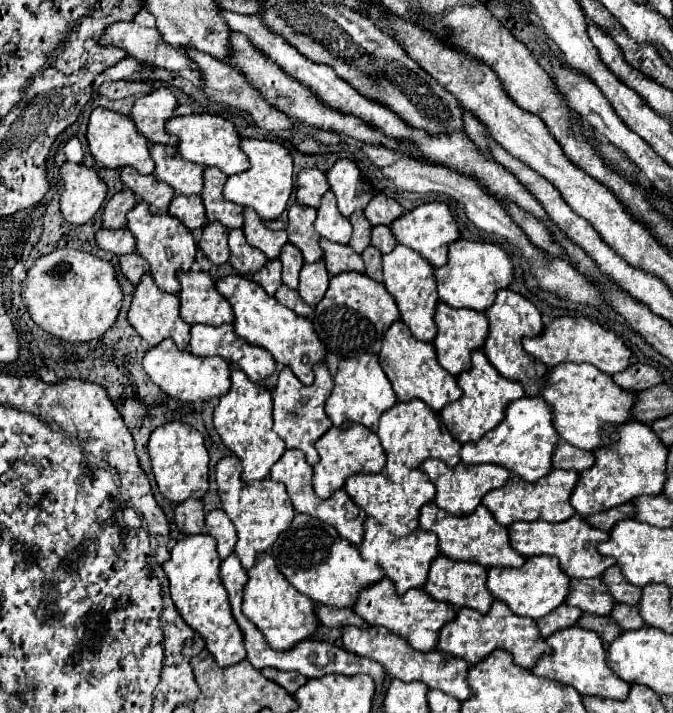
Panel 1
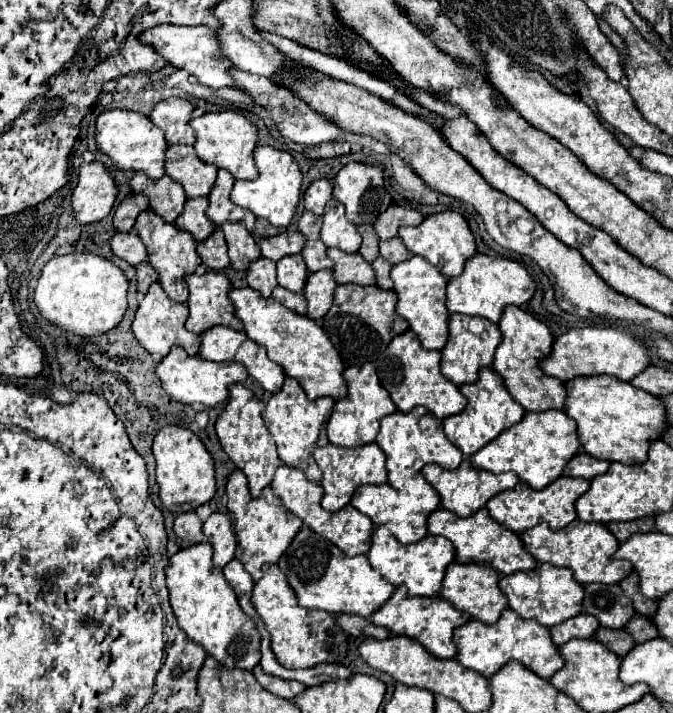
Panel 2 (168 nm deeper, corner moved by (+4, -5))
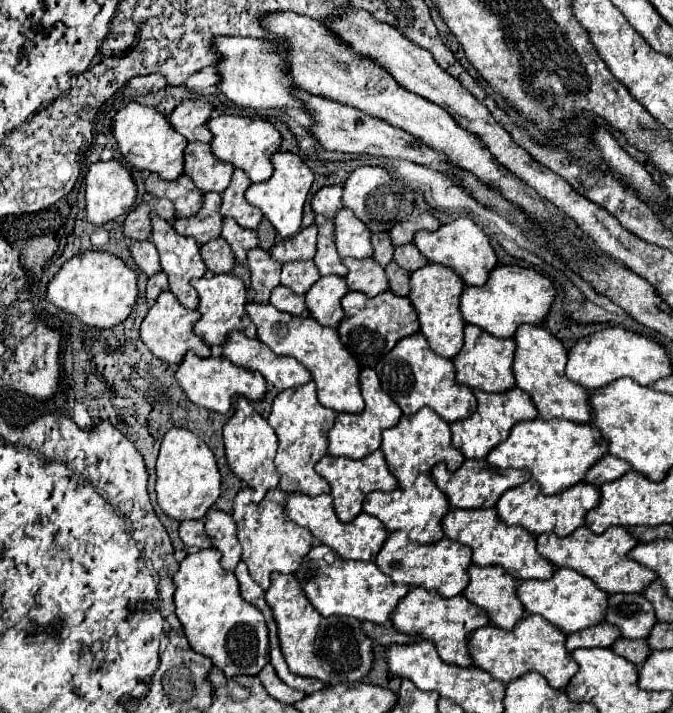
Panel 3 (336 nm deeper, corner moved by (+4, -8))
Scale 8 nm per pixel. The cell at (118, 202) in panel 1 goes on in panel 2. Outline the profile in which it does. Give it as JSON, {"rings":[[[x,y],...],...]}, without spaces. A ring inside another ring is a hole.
{"rings":[[[130,194],[126,200],[120,202],[120,206],[116,208],[114,214],[114,228],[118,232],[132,232],[136,218],[140,212],[148,210],[148,198],[144,198],[142,194]]]}

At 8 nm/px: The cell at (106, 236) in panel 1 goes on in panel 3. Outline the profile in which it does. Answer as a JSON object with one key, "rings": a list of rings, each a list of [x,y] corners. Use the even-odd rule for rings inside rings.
{"rings":[[[134,241],[130,245],[130,257],[138,265],[138,269],[144,271],[146,275],[154,275],[160,271],[158,251],[150,241]]]}

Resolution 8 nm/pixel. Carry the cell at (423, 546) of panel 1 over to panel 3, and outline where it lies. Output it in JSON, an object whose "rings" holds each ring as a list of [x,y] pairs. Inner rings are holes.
{"rings":[[[390,533],[384,541],[380,553],[376,555],[378,569],[390,577],[396,585],[410,585],[410,587],[422,587],[426,591],[436,591],[442,597],[460,595],[468,583],[468,565],[472,561],[472,551],[456,541],[450,541],[448,537],[440,539],[432,545],[420,545],[420,543],[406,543],[398,537],[398,533]]]}

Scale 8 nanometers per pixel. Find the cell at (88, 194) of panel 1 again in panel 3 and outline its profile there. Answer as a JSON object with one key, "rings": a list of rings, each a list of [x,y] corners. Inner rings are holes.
{"rings":[[[98,161],[86,173],[86,219],[104,225],[128,213],[136,199],[136,185],[130,171],[118,161]]]}

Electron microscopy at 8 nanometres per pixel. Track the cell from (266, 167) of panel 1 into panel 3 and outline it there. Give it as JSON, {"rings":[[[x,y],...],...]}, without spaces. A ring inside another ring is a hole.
{"rings":[[[278,151],[270,157],[270,161],[274,165],[272,177],[260,185],[250,185],[244,193],[244,197],[250,205],[258,207],[262,211],[262,215],[276,227],[276,231],[286,239],[286,237],[292,237],[300,229],[302,207],[304,207],[304,201],[306,201],[306,195],[310,191],[314,177],[312,177],[312,171],[300,161],[298,155]]]}

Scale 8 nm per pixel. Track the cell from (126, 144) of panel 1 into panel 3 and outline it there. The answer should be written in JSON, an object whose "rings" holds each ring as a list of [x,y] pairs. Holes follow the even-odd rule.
{"rings":[[[130,103],[130,105],[122,107],[114,115],[112,135],[116,139],[118,151],[122,153],[124,161],[130,167],[134,167],[138,171],[158,173],[160,179],[164,179],[164,181],[172,181],[182,175],[186,139],[180,133],[176,133],[172,129],[172,125],[168,123],[168,119],[164,115],[160,115],[156,109],[144,107],[138,103]]]}

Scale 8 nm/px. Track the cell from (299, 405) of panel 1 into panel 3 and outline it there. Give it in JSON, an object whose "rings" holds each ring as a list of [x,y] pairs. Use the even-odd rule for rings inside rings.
{"rings":[[[308,381],[302,387],[282,391],[274,397],[272,411],[268,415],[268,423],[278,435],[278,453],[276,453],[276,469],[282,473],[280,487],[284,491],[298,491],[308,495],[330,493],[330,485],[326,479],[316,475],[314,465],[326,455],[328,451],[328,431],[334,425],[336,413],[328,407],[322,407],[316,399],[316,387]]]}

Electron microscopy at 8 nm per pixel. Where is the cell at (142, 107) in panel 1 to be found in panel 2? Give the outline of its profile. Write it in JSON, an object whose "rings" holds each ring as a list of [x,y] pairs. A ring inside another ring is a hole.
{"rings":[[[166,98],[158,102],[150,114],[150,120],[166,132],[168,144],[194,144],[196,136],[190,126],[194,104],[184,98]]]}

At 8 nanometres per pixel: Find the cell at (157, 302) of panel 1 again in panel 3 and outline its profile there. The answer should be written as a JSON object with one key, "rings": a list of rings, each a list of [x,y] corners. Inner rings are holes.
{"rings":[[[164,291],[156,299],[156,303],[148,309],[148,315],[144,317],[140,327],[140,337],[144,345],[152,351],[152,355],[156,355],[166,363],[180,363],[188,349],[192,349],[198,357],[210,357],[210,347],[192,333],[192,325],[198,321],[198,317],[200,317],[198,311],[182,307],[170,291]]]}

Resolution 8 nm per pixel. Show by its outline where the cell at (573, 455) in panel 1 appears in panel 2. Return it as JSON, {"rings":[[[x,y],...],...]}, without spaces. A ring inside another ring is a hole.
{"rings":[[[580,452],[578,456],[574,456],[568,466],[564,468],[564,476],[576,476],[576,478],[586,478],[586,480],[592,480],[600,474],[606,474],[610,468],[610,462],[604,462],[604,460],[598,460],[598,458],[592,458],[590,454],[584,454]]]}

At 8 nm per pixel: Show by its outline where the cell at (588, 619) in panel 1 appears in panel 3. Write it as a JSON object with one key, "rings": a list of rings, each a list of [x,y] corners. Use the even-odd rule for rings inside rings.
{"rings":[[[620,637],[614,645],[612,645],[612,651],[624,659],[628,659],[630,663],[634,663],[636,667],[640,667],[646,657],[650,655],[650,647],[644,639],[626,639],[626,637]]]}

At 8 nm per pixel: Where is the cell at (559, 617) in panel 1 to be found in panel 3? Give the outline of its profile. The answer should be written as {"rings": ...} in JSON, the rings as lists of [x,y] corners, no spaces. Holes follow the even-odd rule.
{"rings":[[[600,623],[588,629],[582,629],[580,633],[570,633],[566,637],[566,651],[572,653],[580,647],[610,647],[620,637],[620,631],[610,623]]]}

